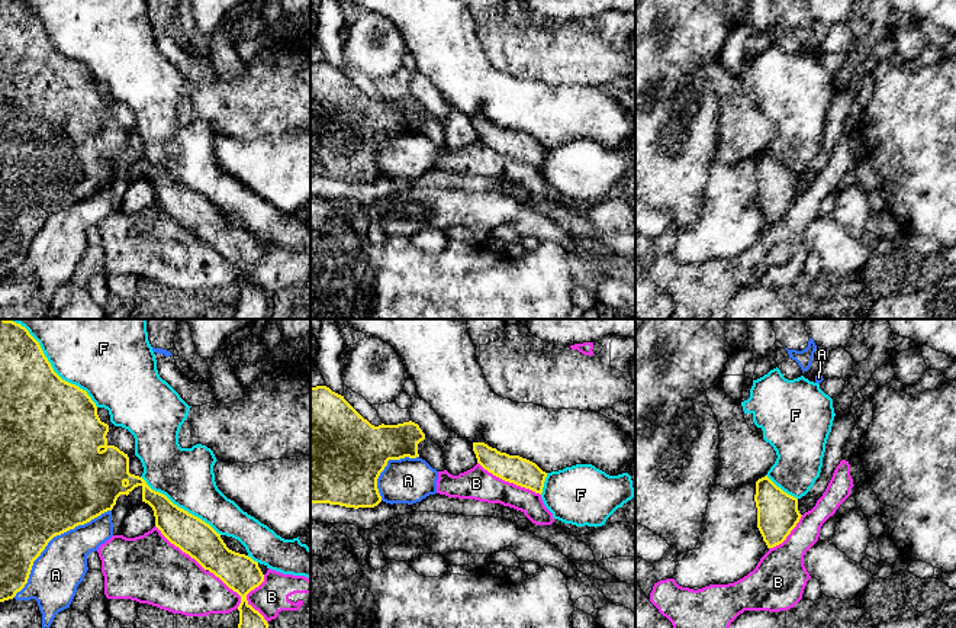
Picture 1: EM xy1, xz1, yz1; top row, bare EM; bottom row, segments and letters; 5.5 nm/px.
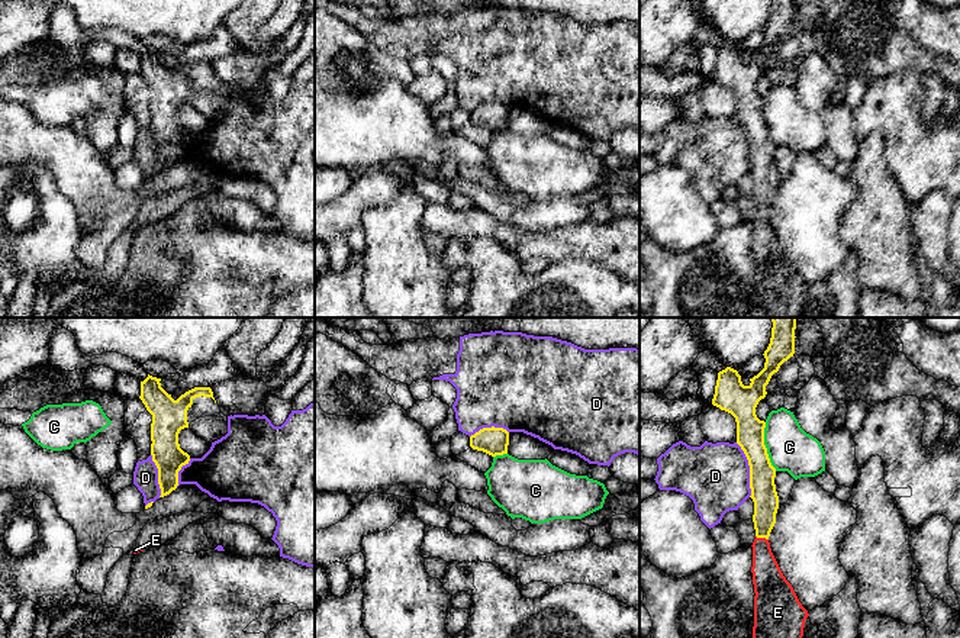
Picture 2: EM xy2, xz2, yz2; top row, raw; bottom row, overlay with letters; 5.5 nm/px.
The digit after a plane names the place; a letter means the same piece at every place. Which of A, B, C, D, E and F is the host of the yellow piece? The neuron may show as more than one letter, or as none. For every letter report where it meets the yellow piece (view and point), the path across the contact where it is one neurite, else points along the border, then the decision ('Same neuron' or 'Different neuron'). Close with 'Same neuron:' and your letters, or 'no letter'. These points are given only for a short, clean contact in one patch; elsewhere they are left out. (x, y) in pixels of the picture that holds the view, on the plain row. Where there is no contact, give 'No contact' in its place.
A: Touches yellow at xy1 (52, 212). Different neuron
B: Touches yellow at xz1 (509, 157). Different neuron
C: Touches yellow at yz2 (764, 122). Boundary: yz2 (764, 97), (764, 122), (769, 137), (776, 145). Different neuron
D: Touches yellow at yz2 (750, 145). Boundary: yz2 (735, 118), (747, 135), (750, 171). Different neuron
E: Touches yellow at yz2 (762, 212). Path across: yz2 (763, 167), (762, 212), (762, 231), (767, 253). Same neuron
F: Touches yellow at xy1 (52, 45). Different neuron
Same neuron: E

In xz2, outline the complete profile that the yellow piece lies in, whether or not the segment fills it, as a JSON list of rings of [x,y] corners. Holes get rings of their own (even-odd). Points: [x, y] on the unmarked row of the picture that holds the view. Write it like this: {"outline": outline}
{"outline": [[[483,103],[470,112],[470,122],[492,132],[508,129],[509,107],[503,103]]]}

